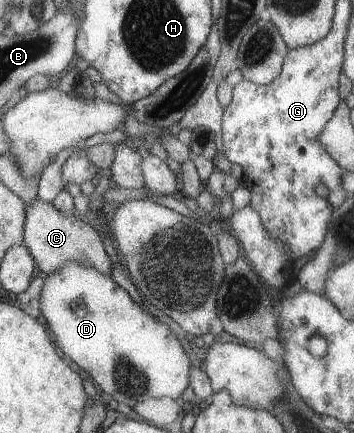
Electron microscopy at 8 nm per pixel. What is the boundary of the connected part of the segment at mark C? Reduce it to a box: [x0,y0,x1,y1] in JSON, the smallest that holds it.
[22,198,111,276]

